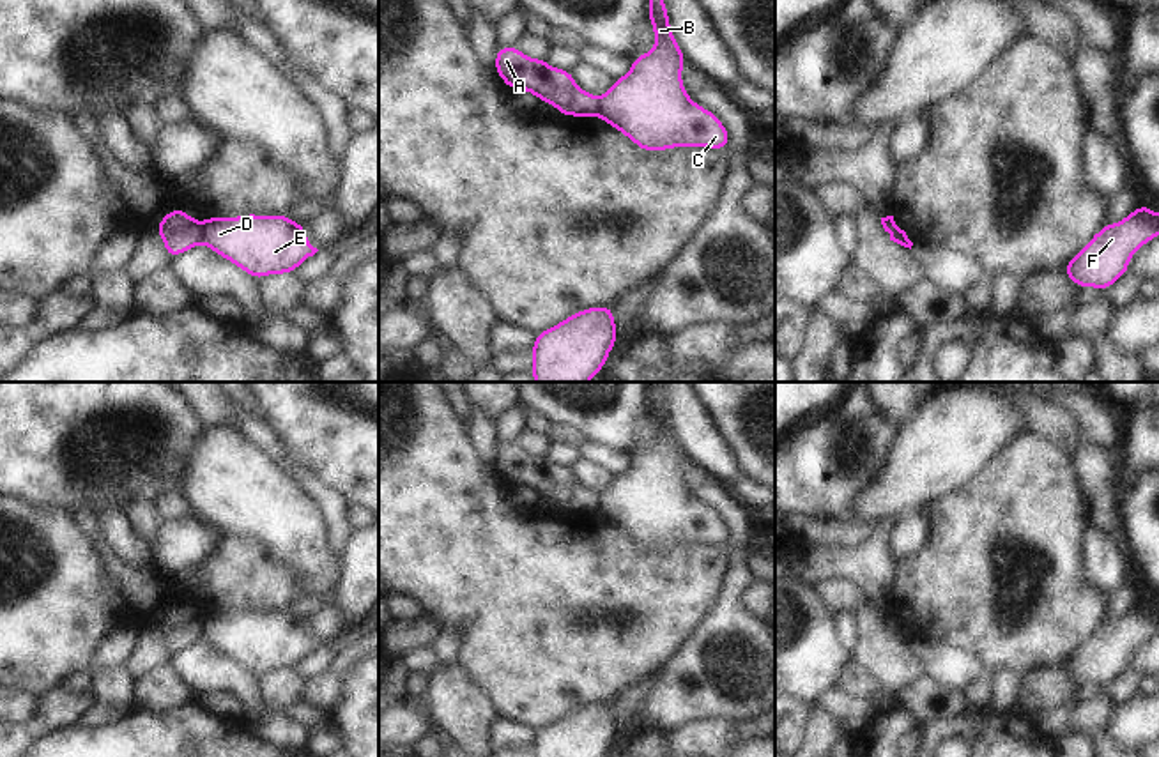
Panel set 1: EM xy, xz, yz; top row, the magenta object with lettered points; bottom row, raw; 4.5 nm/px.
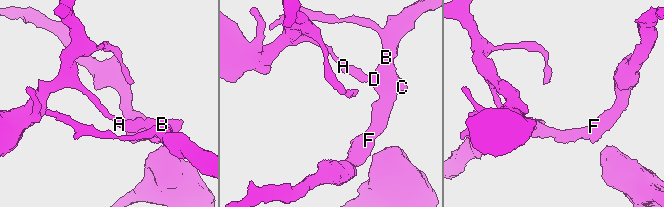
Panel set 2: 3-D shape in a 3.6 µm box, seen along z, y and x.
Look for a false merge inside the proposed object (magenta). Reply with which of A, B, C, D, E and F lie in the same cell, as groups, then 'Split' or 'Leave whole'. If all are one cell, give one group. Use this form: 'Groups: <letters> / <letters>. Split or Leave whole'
Groups: A / B C D E F. Split

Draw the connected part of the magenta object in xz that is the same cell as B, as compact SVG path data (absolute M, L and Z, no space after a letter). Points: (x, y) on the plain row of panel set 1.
M660 386L649 389L648 416L656 435L649 449L632 455L632 465L598 495L598 513L641 547L676 543L724 547L731 531L708 504L694 499L681 476L687 453L671 426Z

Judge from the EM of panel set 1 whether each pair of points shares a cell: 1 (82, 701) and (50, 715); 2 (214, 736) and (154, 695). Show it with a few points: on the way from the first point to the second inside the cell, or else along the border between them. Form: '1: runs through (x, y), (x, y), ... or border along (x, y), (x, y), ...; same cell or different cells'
1: runs through (75, 706), (57, 710); same cell
2: border along (193, 699), (161, 711), (137, 706); different cells

